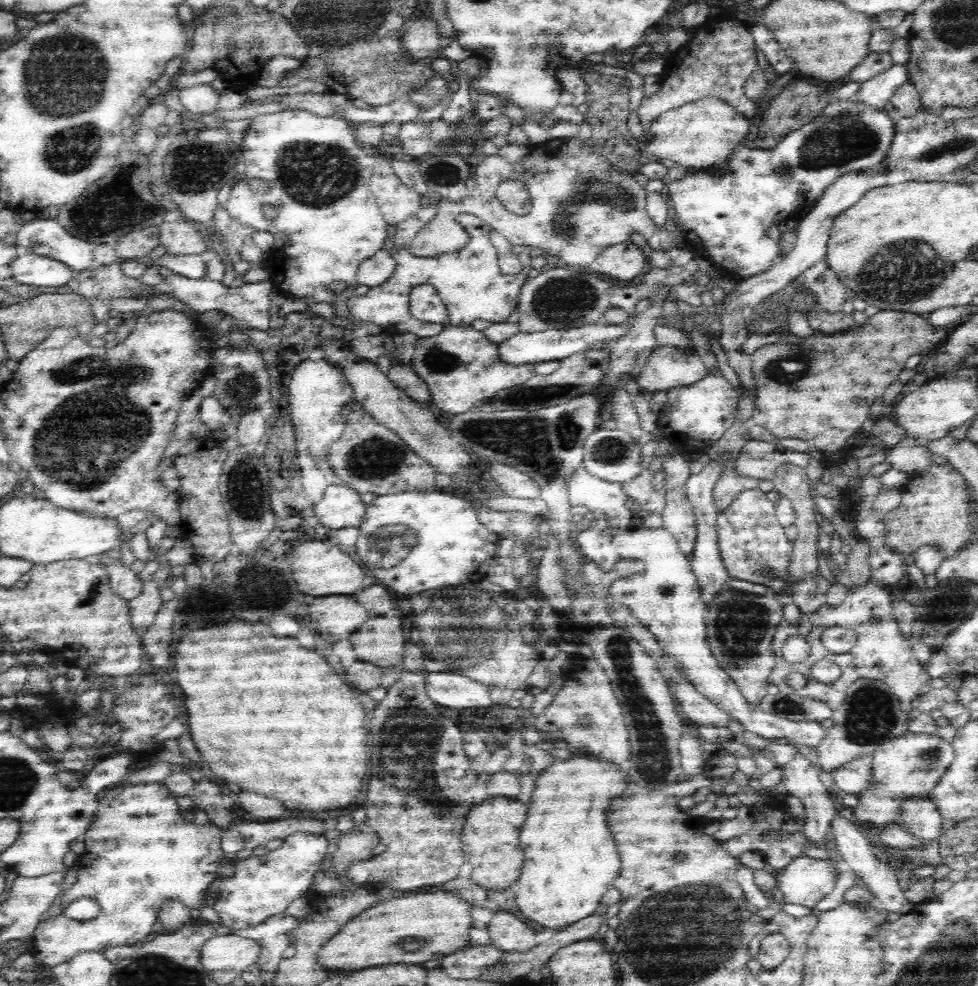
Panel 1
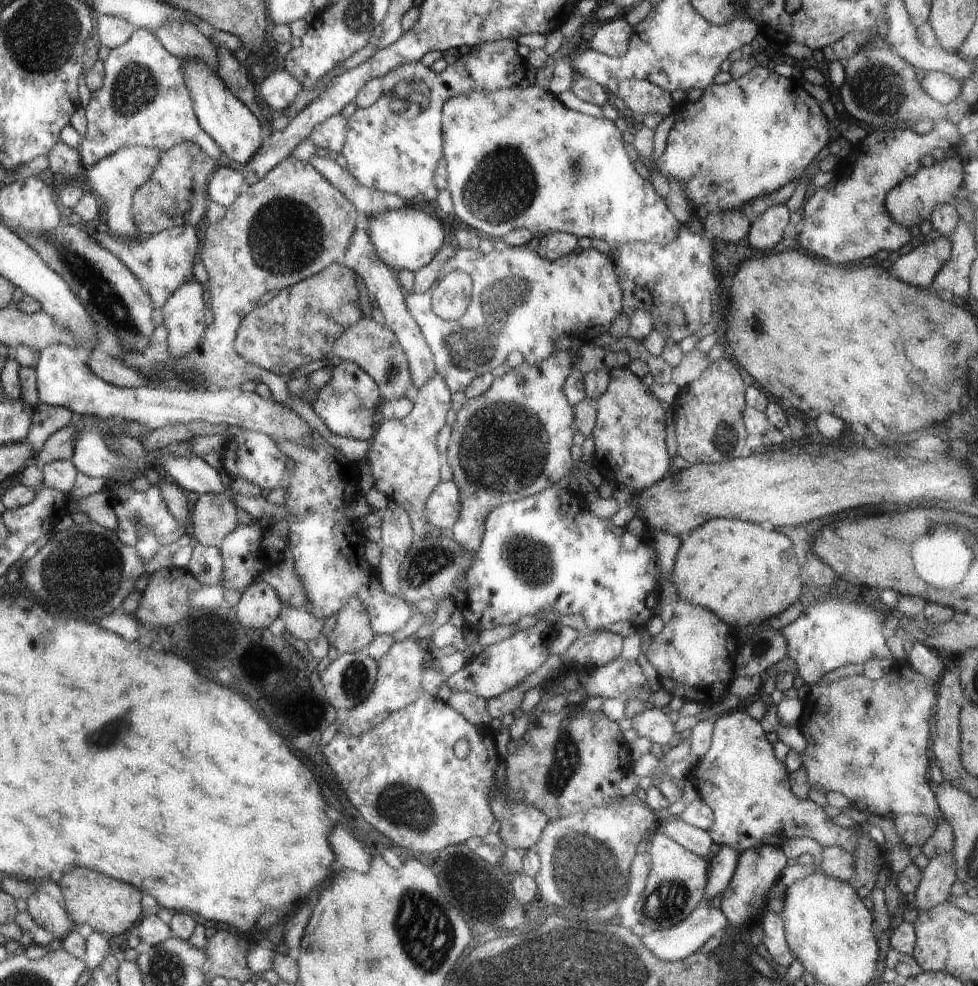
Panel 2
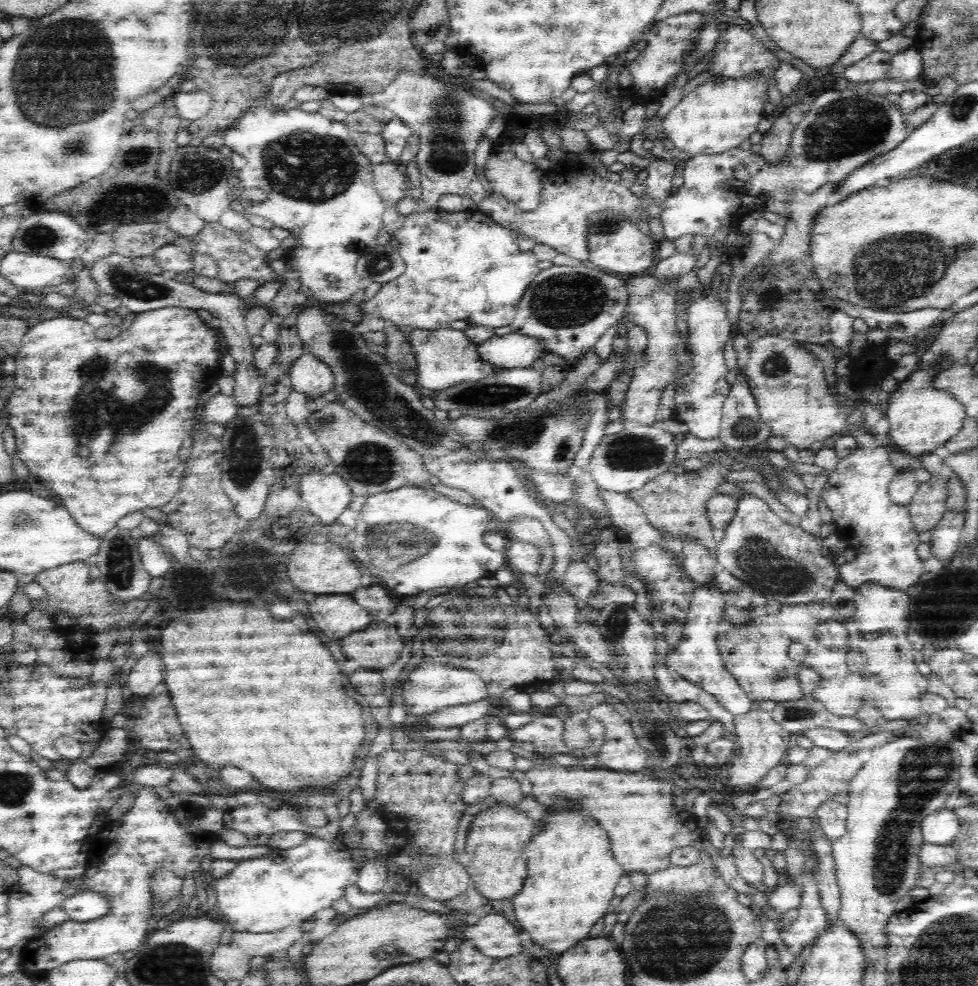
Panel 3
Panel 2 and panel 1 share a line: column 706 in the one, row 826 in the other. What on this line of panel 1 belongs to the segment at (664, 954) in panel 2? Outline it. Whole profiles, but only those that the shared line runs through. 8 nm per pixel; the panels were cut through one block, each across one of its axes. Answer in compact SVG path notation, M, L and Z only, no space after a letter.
M909 798L899 804L902 812L900 826L924 841L940 836L942 818L936 806L926 798Z

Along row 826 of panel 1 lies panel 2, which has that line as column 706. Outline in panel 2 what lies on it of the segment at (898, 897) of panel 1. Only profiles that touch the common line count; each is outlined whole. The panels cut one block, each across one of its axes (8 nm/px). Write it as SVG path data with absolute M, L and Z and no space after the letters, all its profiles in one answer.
M673 820L669 823L660 822L658 831L663 836L667 836L669 840L673 840L675 844L679 844L682 848L701 856L701 858L708 859L715 848L706 830L688 826L681 820Z

